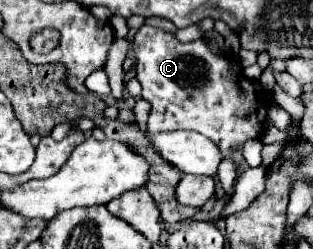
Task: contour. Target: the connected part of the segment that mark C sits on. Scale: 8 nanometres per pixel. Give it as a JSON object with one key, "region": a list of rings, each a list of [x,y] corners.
{"region":[[[142,25],[134,35],[134,55],[142,99],[152,105],[148,131],[198,131],[216,143],[224,159],[230,157],[240,167],[244,163],[242,147],[248,139],[260,139],[268,123],[288,123],[289,127],[290,115],[272,105],[262,85],[248,79],[242,69],[238,71],[226,55],[210,51],[204,39],[182,43],[172,33]]]}

